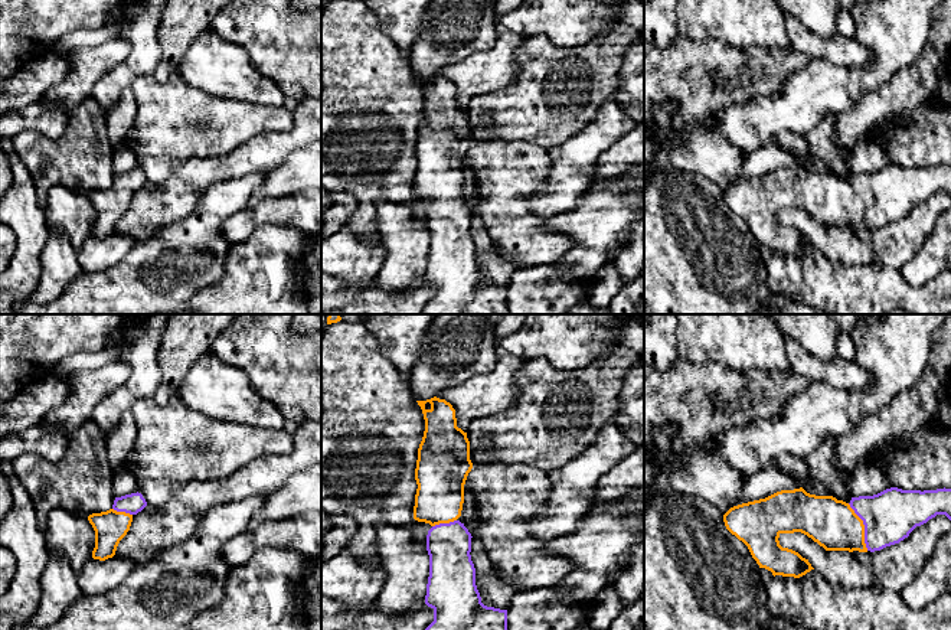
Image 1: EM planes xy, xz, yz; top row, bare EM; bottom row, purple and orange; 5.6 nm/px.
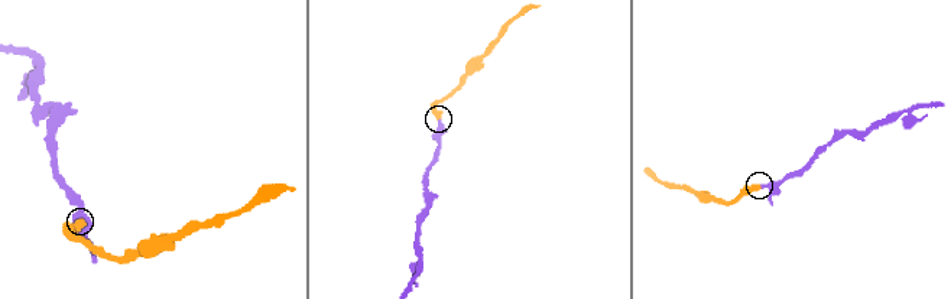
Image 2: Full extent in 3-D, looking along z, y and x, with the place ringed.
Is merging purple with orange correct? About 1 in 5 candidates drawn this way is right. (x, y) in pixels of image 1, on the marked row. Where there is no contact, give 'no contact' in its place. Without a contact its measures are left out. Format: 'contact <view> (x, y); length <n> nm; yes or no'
contact yz (865, 526); length 280 nm; yes

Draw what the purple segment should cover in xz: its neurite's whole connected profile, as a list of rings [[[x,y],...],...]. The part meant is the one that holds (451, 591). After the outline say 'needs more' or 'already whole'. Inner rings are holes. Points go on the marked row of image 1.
[[[437,396],[416,401],[425,420],[425,431],[418,448],[415,480],[418,484],[414,519],[429,523],[427,551],[429,577],[425,604],[434,610],[434,621],[425,630],[507,630],[507,610],[481,603],[471,561],[471,533],[458,520],[464,503],[464,484],[473,469],[467,432],[457,427],[455,409]]] | needs more

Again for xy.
[[[131,493],[115,497],[110,510],[88,516],[95,531],[95,548],[92,558],[105,561],[115,555],[120,541],[130,531],[133,516],[147,506],[141,493]]] | needs more

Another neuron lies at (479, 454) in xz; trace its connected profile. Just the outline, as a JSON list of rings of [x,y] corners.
[[[470,444],[470,460],[473,467],[491,463],[491,450],[488,445],[473,445]]]

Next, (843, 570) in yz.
[[[801,532],[780,533],[780,545],[805,558],[837,588],[869,588],[878,582],[870,569],[849,551],[826,551]]]

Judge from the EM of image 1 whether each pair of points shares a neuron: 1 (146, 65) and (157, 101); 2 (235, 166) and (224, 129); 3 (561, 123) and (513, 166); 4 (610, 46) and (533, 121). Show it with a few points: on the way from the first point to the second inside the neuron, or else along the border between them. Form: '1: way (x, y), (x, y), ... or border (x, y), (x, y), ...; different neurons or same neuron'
1: border (152, 74), (137, 77), (130, 87); different neurons
2: border (260, 133), (225, 154), (198, 159); different neurons
3: border (503, 139), (535, 143), (546, 150); different neurons
4: way (594, 69), (591, 82), (579, 82), (556, 107); same neuron

